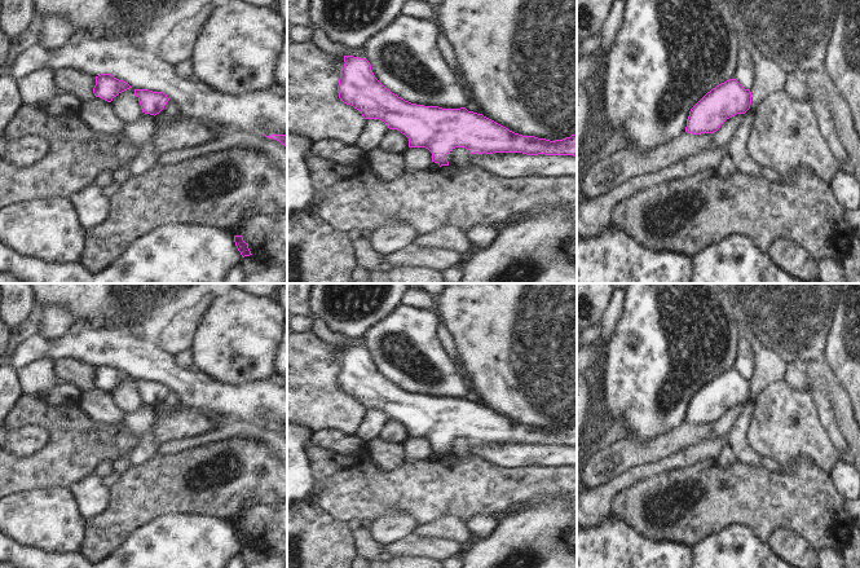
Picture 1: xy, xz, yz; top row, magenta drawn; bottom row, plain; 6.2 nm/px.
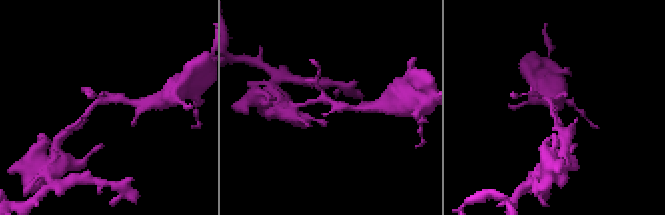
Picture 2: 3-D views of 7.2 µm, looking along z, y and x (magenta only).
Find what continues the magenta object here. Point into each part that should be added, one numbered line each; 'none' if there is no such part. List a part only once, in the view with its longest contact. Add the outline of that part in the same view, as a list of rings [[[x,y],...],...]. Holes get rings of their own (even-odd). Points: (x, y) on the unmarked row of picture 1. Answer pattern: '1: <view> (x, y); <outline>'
none

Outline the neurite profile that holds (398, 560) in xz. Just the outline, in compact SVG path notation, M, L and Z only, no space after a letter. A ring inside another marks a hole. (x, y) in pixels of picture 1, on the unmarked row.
M378 556L369 562L370 568L441 568L441 562L422 556Z

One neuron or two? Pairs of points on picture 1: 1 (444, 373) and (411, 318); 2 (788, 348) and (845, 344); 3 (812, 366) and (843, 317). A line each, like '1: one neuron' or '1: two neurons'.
1: one neuron
2: two neurons
3: two neurons

